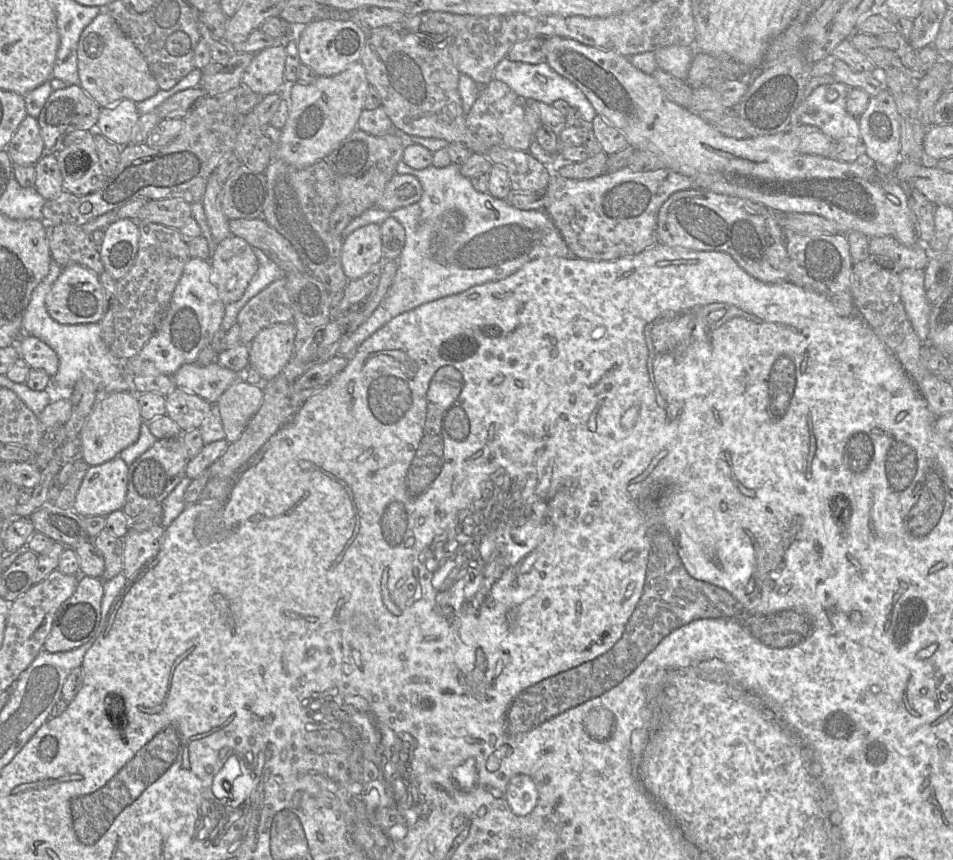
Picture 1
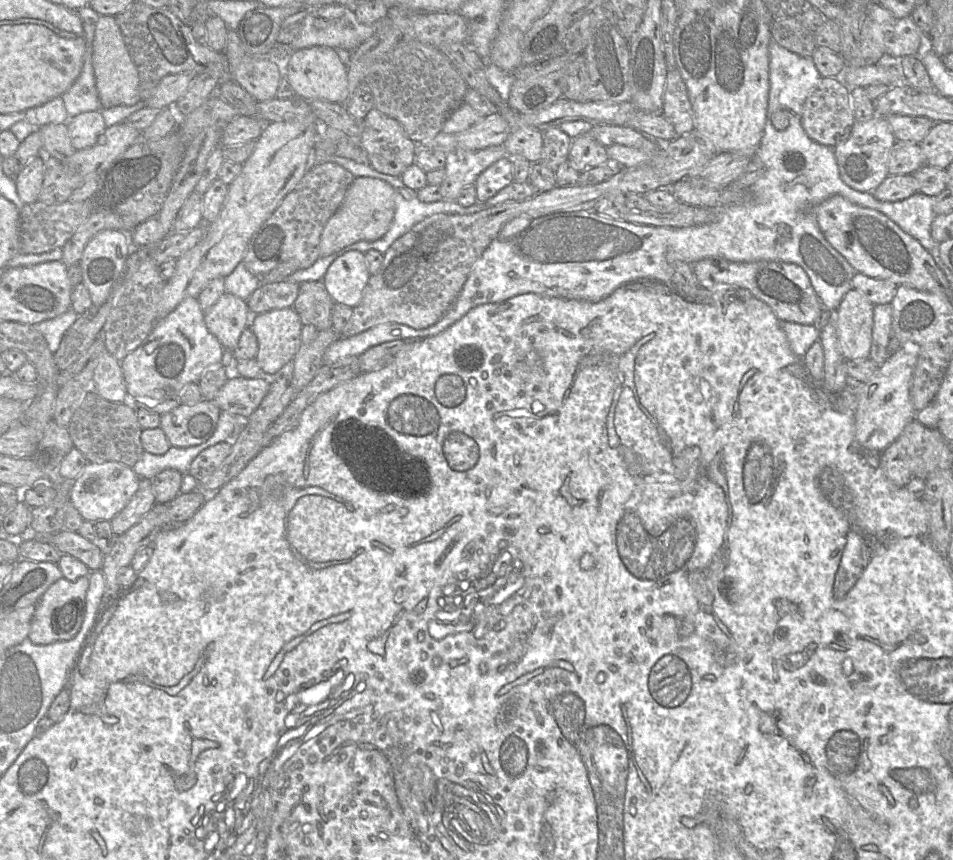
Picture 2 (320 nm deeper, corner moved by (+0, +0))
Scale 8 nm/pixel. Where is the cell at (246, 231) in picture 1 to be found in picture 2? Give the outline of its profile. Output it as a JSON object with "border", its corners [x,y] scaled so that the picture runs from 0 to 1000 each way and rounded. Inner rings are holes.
{"border":[[[338,326],[314,330],[314,341],[307,358],[318,378],[328,378],[334,385],[348,381],[348,359],[352,350]]]}

